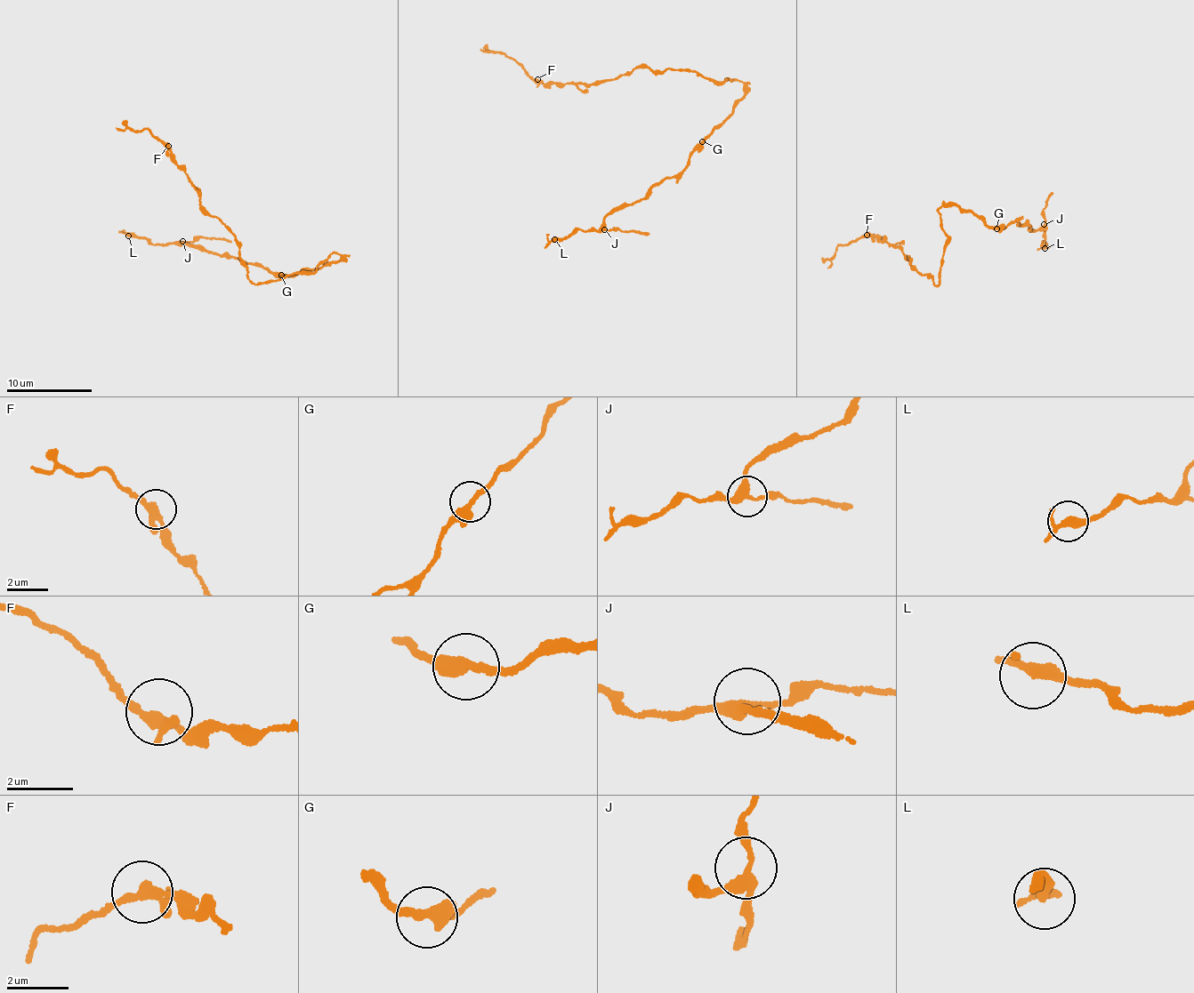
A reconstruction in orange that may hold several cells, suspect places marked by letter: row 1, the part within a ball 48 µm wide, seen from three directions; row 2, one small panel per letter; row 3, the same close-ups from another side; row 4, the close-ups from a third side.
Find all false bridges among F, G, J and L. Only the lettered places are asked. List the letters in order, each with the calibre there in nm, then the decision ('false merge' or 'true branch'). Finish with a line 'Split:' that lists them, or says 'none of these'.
F: calibre 260 nm; true branch
G: calibre 300 nm; true branch
J: calibre 300 nm; true branch
L: calibre 260 nm; true branch
Split: none of these

